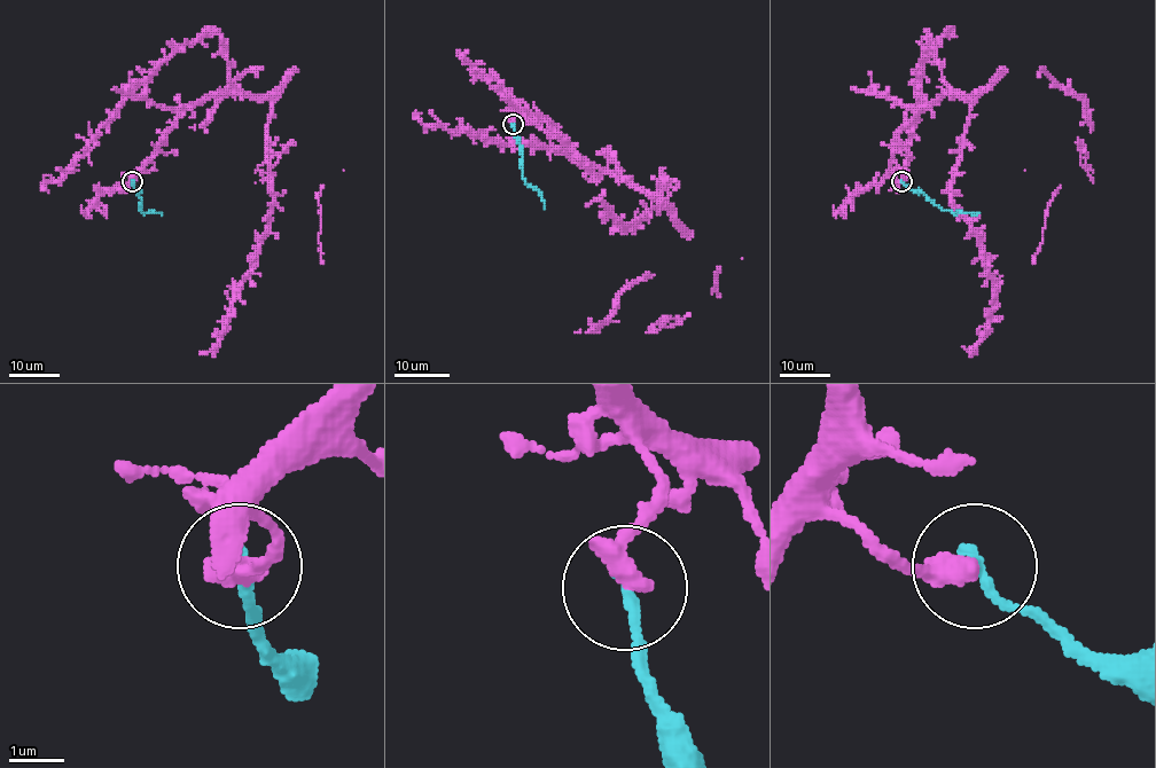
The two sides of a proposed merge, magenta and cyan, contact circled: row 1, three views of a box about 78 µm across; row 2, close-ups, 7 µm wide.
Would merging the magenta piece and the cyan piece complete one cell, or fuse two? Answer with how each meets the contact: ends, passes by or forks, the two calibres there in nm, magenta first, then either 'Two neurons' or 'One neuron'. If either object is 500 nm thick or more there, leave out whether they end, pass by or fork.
At the ring magenta ends. At the ring cyan ends. Thickness 440 nm (magenta) against 190 nm. Two neurons

